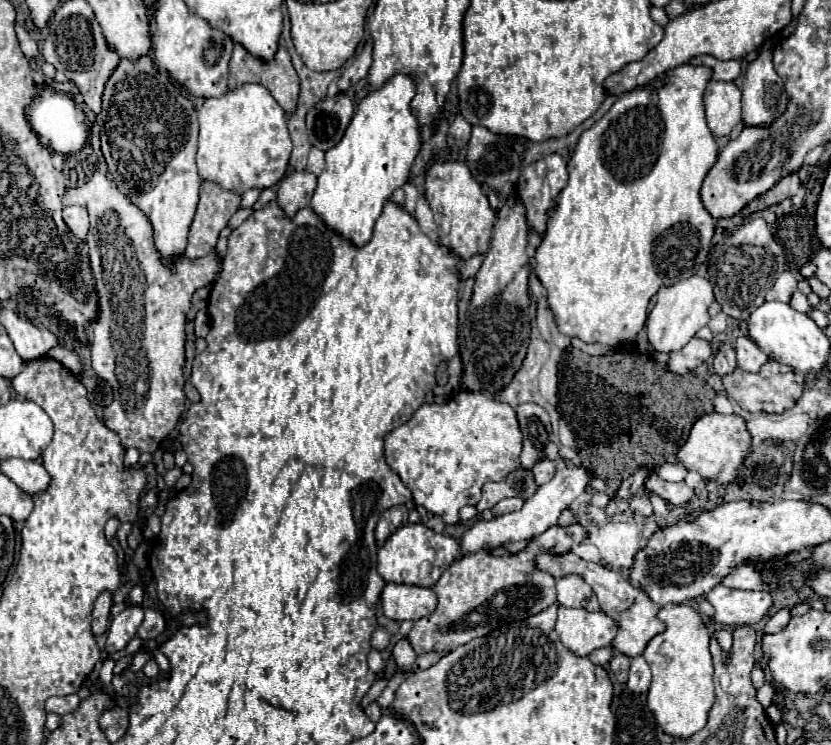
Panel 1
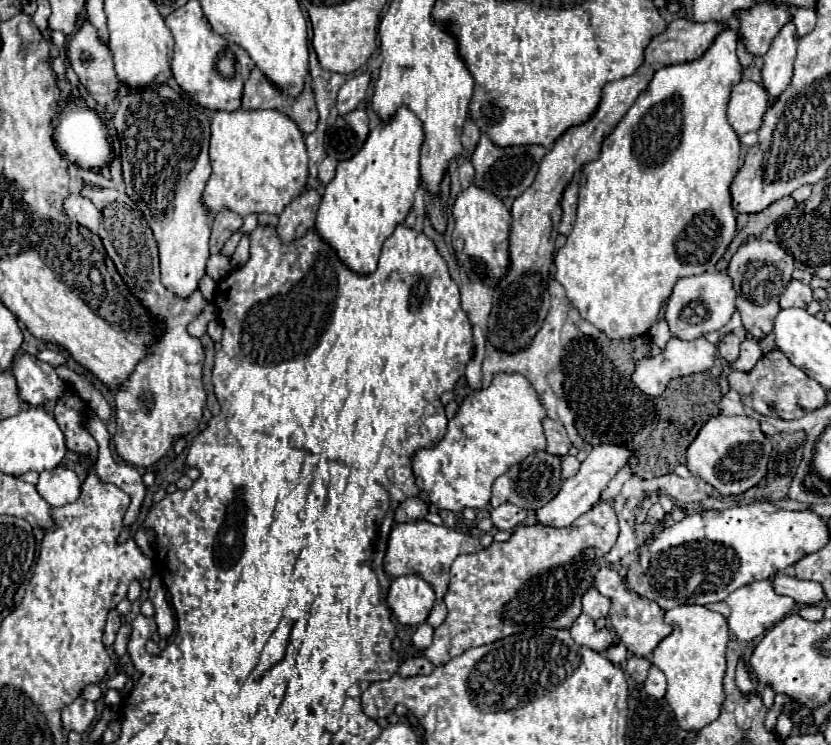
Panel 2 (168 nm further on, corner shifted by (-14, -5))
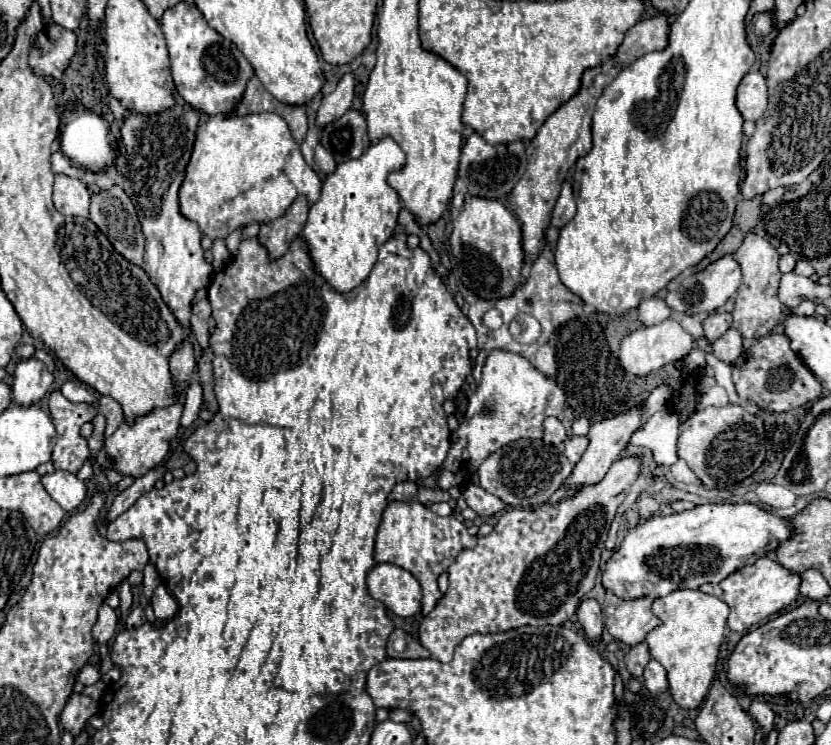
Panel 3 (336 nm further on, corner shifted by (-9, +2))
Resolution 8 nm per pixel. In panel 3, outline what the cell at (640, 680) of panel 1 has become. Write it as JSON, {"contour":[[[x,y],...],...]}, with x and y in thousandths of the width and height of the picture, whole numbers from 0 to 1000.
{"contour":[[[783,886],[776,897],[776,905],[774,905],[774,913],[776,913],[776,921],[781,929],[800,929],[805,923],[805,915],[803,915],[803,899],[791,889],[791,886]]]}

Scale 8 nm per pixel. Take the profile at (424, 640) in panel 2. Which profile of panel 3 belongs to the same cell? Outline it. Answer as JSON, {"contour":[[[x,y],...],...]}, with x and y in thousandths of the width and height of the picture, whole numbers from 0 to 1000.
{"contour":[[[468,674],[468,679],[461,687],[458,706],[454,711],[451,754],[468,754],[492,765],[509,789],[507,821],[516,824],[528,805],[526,773],[548,754],[555,738],[572,733],[574,733],[574,722],[562,714],[555,698],[545,693],[531,695],[507,674]]]}

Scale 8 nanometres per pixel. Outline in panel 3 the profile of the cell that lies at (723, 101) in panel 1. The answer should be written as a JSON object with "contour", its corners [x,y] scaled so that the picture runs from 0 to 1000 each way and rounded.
{"contour":[[[901,97],[887,121],[887,145],[897,161],[913,161],[923,148],[923,113],[916,97]]]}

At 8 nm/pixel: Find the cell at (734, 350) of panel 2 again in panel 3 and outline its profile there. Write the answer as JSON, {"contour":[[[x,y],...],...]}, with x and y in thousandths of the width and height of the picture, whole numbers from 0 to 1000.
{"contour":[[[858,419],[846,430],[846,443],[853,459],[860,459],[865,448],[872,448],[880,438],[880,421],[877,419]]]}

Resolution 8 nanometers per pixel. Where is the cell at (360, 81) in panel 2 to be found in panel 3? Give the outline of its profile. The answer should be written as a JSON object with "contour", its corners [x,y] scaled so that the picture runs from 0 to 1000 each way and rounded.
{"contour":[[[415,99],[410,105],[410,110],[403,115],[403,121],[398,126],[389,129],[386,142],[381,148],[381,158],[379,158],[379,164],[381,164],[384,172],[389,172],[391,166],[410,158],[422,145],[425,118],[427,118],[425,99]]]}

